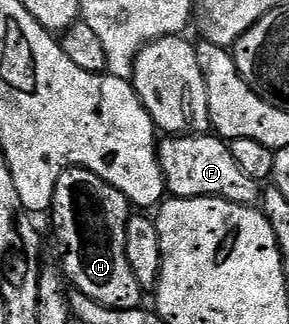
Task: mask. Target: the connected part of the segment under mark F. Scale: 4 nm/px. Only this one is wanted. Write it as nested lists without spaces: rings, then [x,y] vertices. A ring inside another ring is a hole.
[[[212,133],[166,137],[160,143],[157,159],[161,161],[166,191],[174,198],[226,198],[235,204],[251,206],[262,197],[263,190],[258,182],[235,164],[229,142]]]

